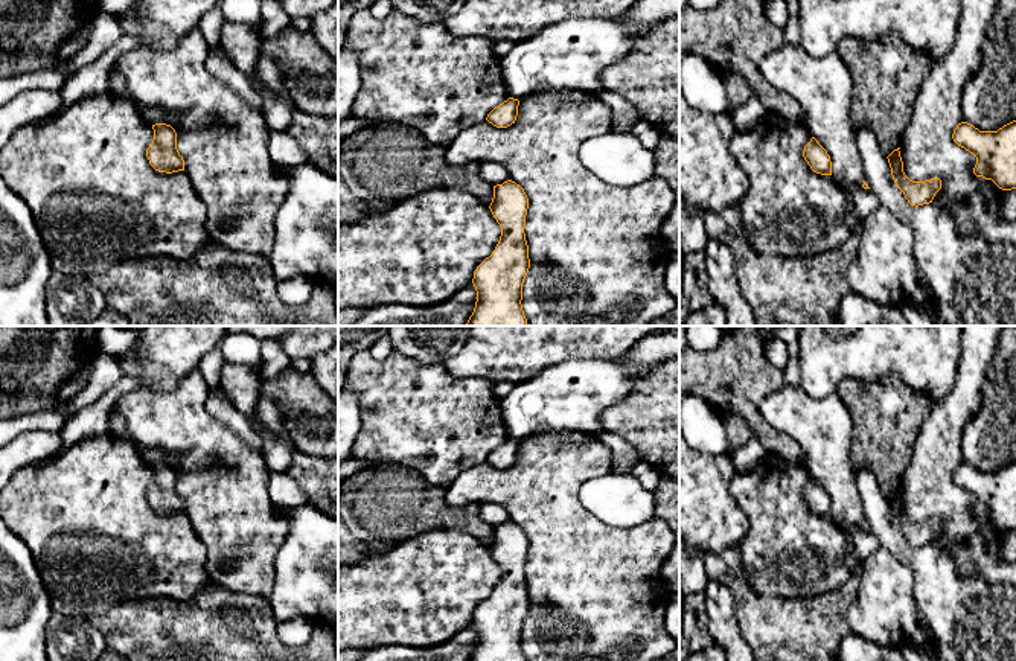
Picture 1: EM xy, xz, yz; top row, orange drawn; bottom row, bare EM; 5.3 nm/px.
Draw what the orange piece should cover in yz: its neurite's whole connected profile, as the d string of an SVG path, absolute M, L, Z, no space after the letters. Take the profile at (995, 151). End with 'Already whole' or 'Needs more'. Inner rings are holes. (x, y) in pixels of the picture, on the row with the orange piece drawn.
M1016 120L998 131L979 131L967 122L957 125L952 134L954 142L976 157L973 174L992 180L999 189L1016 189Z. Already whole

